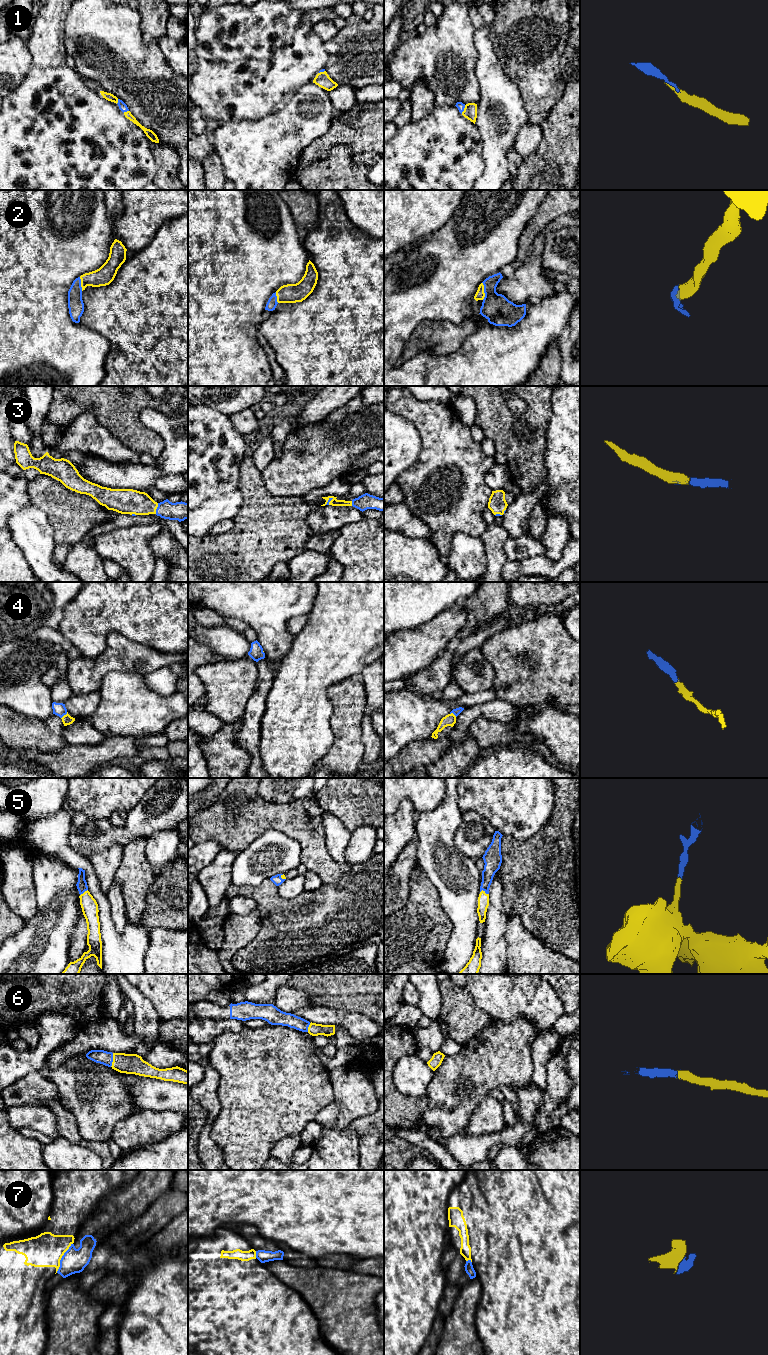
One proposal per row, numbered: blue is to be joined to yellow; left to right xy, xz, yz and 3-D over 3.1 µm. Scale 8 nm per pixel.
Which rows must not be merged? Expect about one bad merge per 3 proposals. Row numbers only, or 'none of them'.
7

